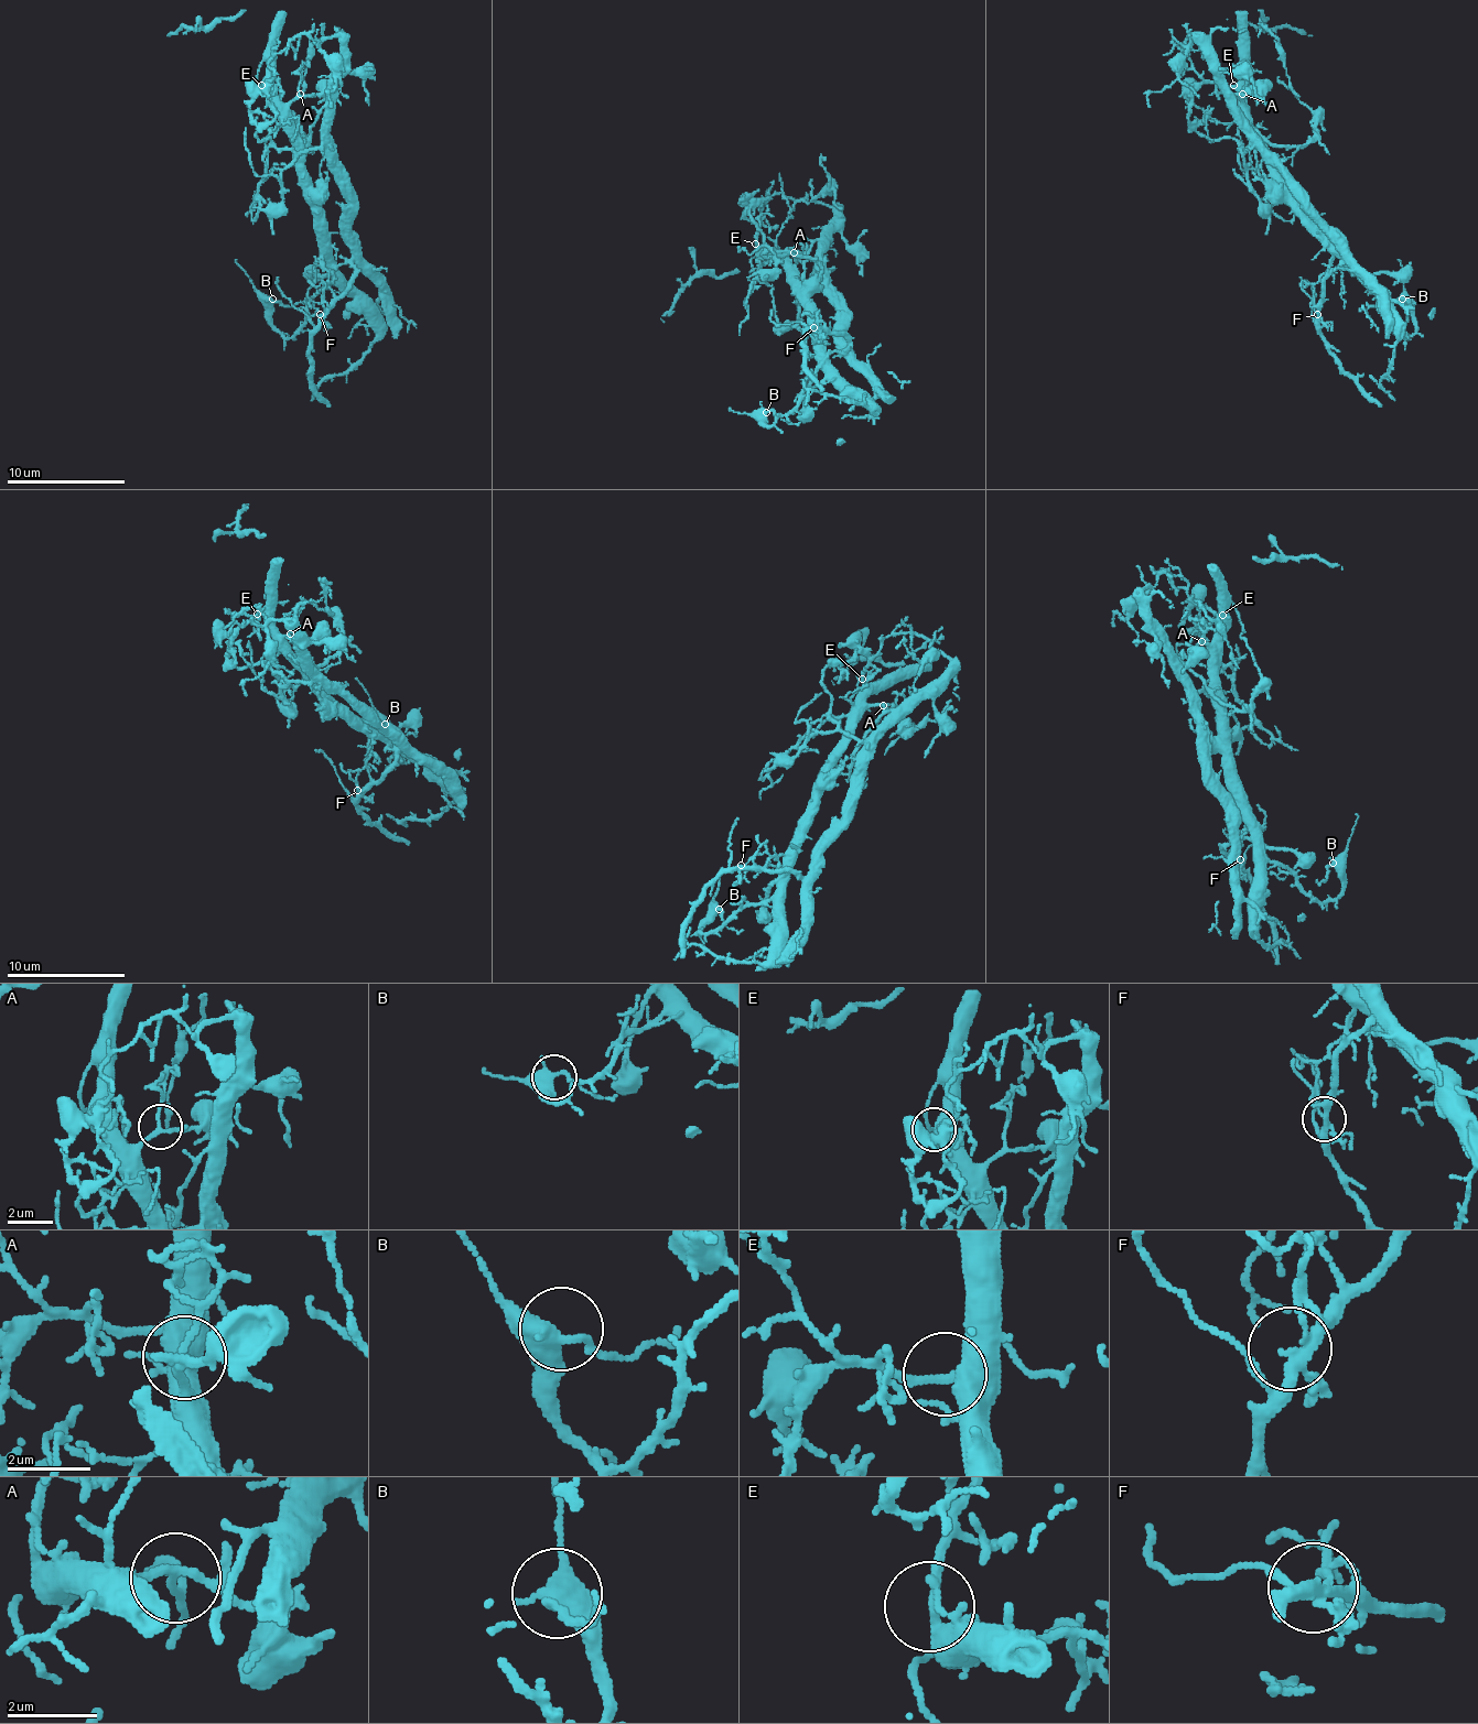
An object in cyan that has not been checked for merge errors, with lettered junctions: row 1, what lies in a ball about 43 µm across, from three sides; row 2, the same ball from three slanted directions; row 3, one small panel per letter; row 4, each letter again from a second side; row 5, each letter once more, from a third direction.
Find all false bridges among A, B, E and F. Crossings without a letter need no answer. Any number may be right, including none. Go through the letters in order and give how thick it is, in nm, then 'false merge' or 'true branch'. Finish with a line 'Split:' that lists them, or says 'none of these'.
A: 160 nm | true branch
B: 420 nm | true branch
E: 340 nm | true branch
F: 240 nm | false merge
Split: F

